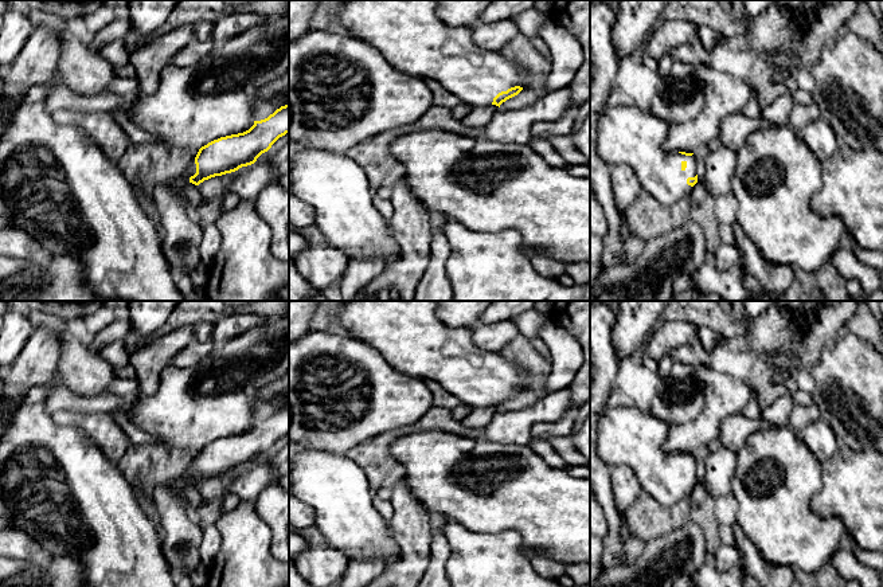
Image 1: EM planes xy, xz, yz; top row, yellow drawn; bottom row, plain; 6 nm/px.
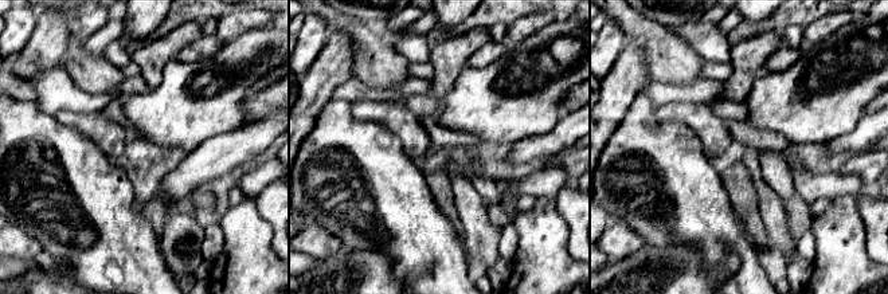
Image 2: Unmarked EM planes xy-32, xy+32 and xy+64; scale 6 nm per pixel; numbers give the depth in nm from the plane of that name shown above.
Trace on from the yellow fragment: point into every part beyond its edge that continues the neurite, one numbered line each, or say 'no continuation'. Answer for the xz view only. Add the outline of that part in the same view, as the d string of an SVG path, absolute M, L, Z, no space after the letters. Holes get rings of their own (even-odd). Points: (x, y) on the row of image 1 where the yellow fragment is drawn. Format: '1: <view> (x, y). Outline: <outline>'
1: xz (409, 34). Outline: M344 0L335 11L333 19L344 26L351 36L376 48L392 69L411 77L434 79L472 107L489 106L499 93L515 86L525 87L528 83L530 73L524 67L499 51L480 48L473 42L473 27L452 27L444 23L437 15L435 0Z

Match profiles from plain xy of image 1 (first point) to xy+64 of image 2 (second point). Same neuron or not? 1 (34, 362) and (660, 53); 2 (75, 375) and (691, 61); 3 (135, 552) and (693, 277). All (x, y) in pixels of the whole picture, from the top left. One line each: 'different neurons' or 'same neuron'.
1: different neurons
2: same neuron
3: different neurons

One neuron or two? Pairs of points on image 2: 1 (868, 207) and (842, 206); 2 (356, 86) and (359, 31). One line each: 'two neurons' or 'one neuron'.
1: two neurons
2: two neurons

